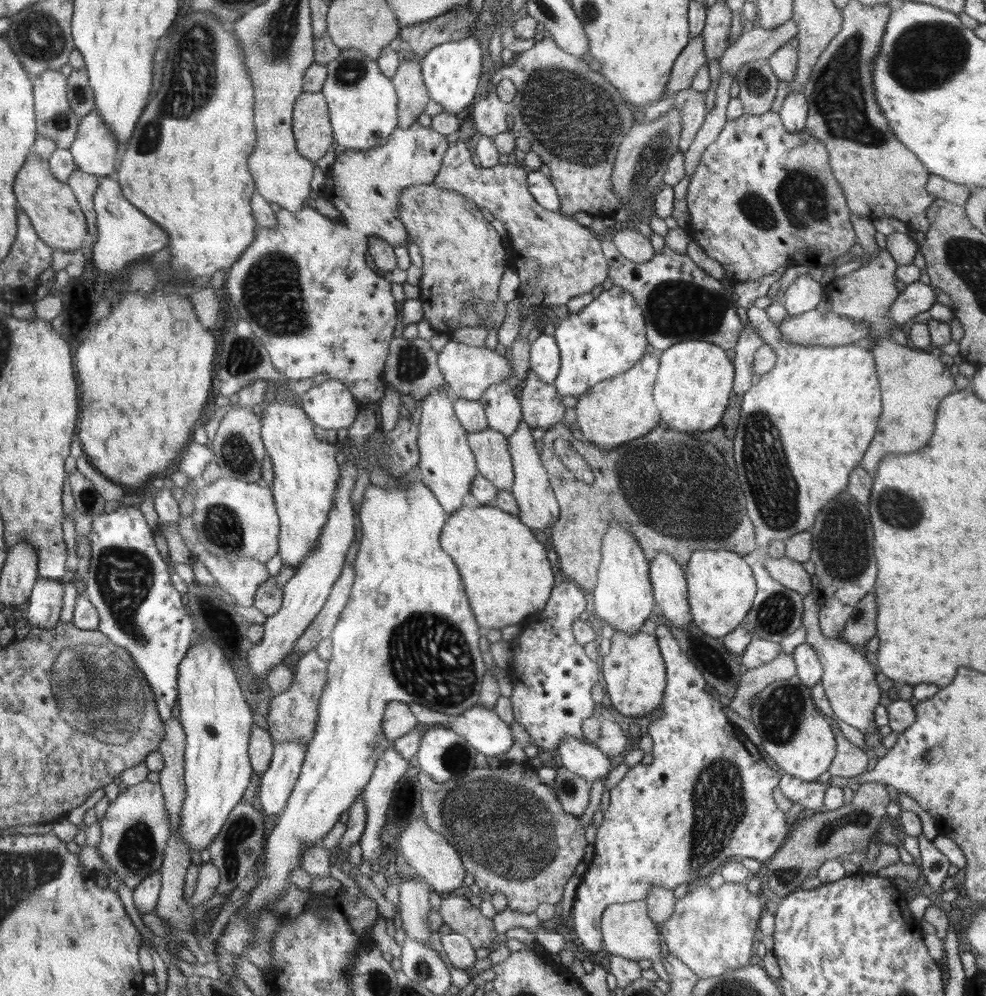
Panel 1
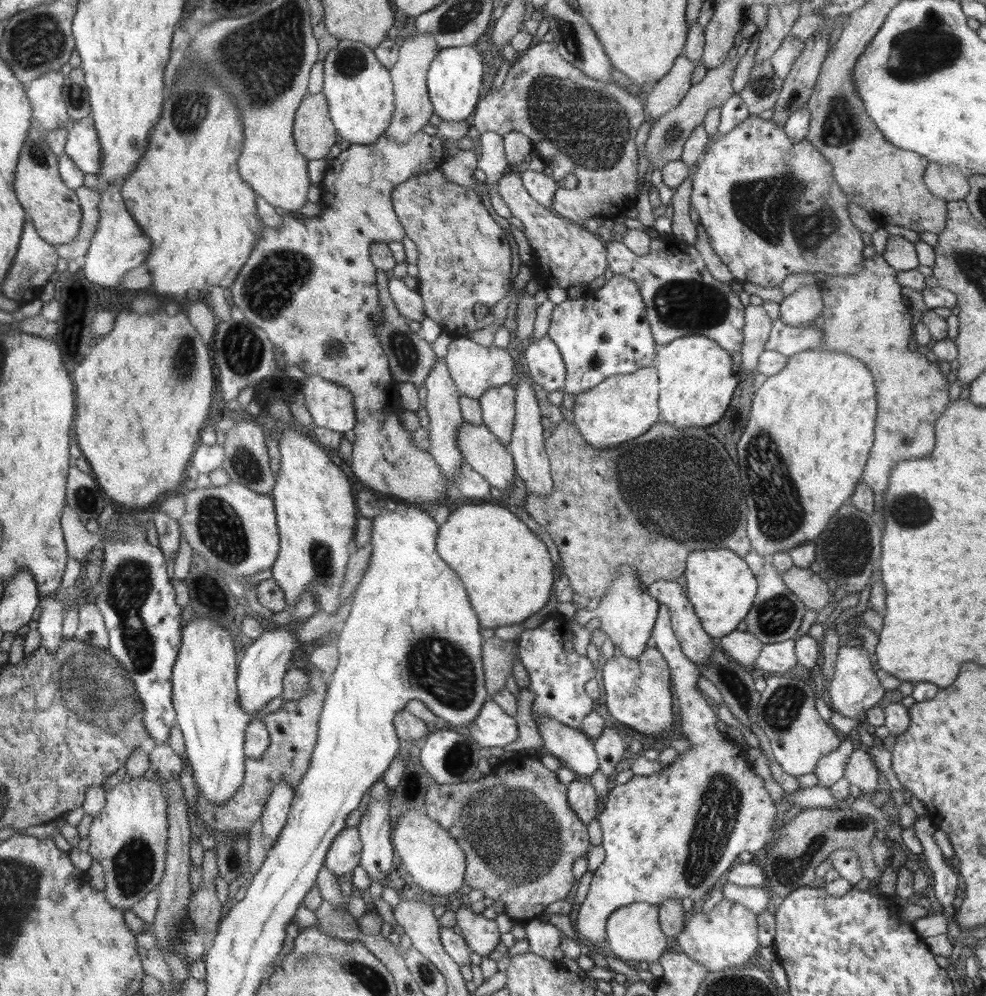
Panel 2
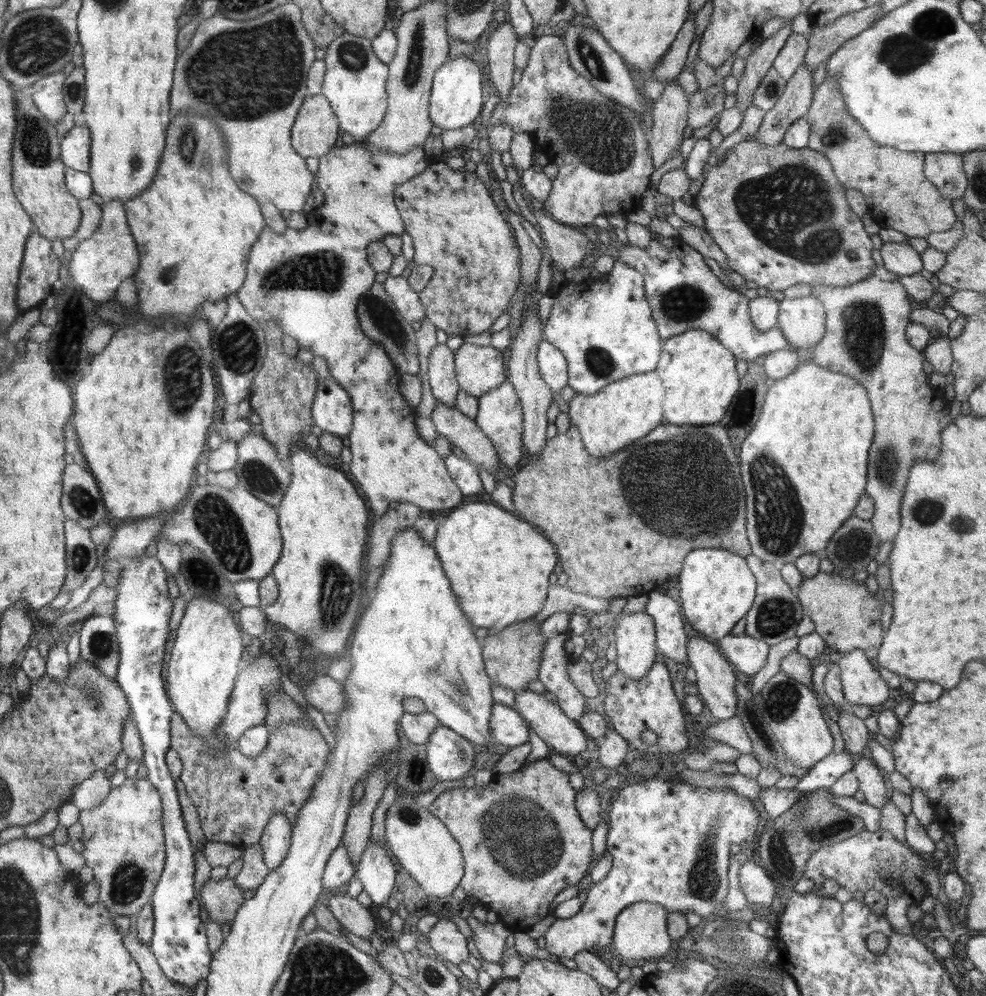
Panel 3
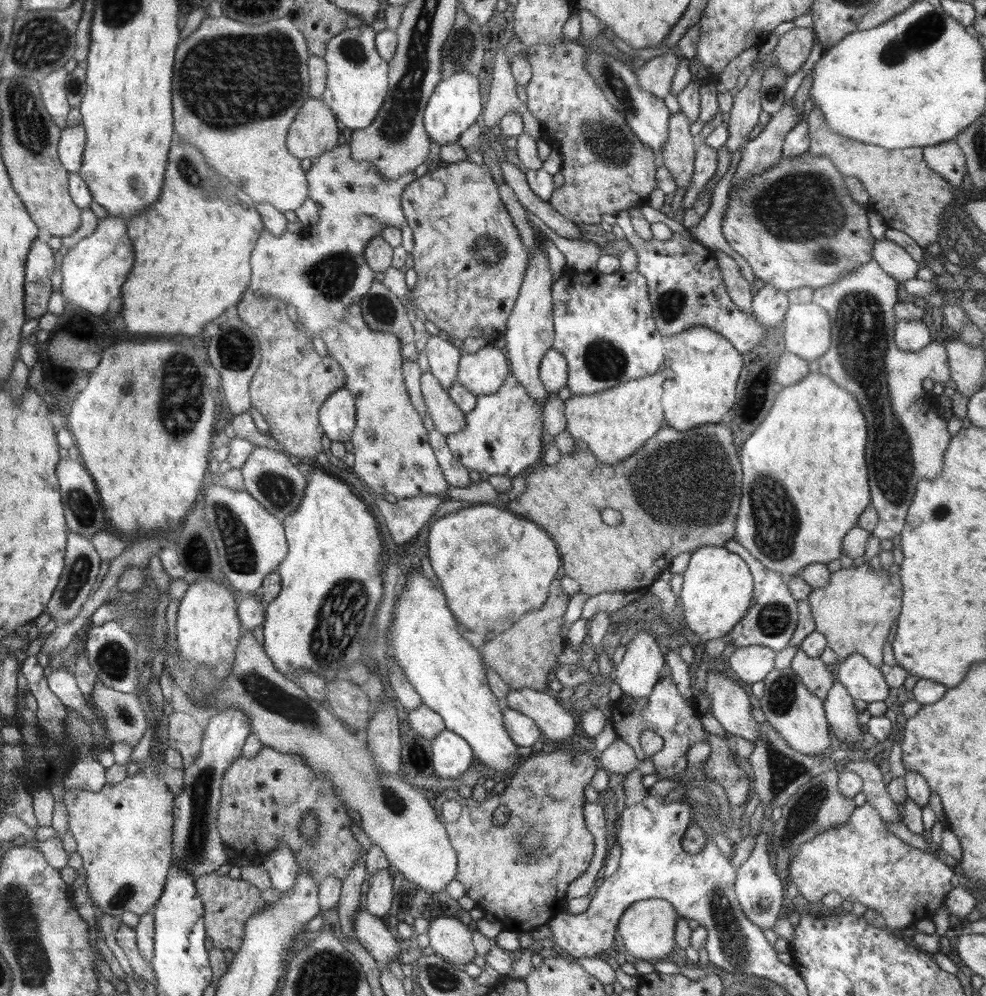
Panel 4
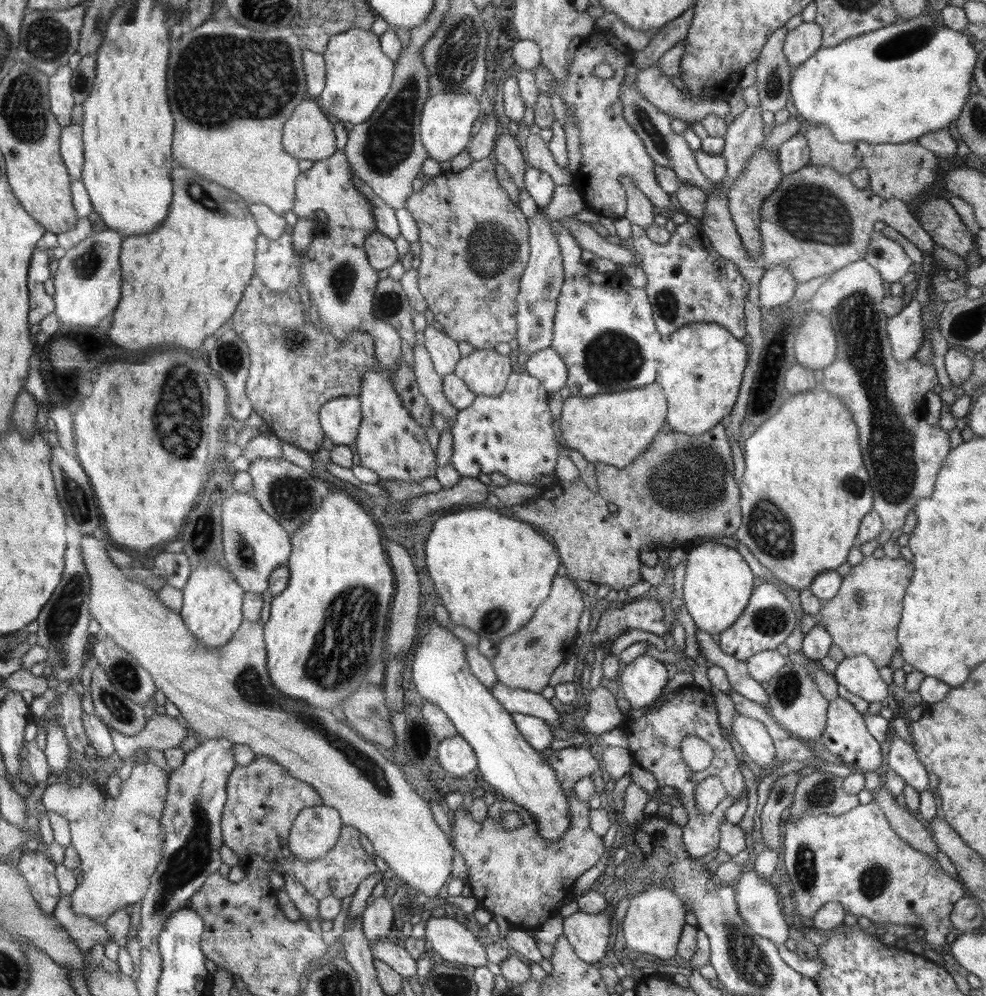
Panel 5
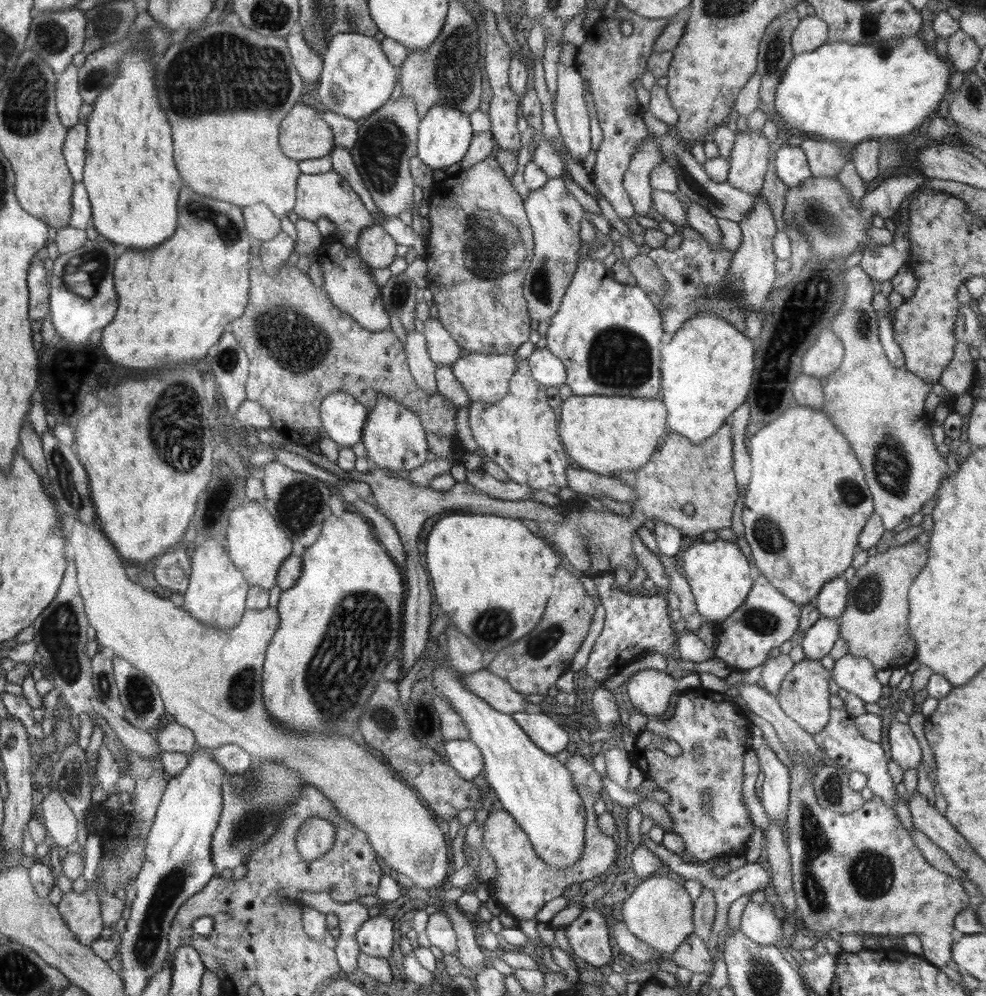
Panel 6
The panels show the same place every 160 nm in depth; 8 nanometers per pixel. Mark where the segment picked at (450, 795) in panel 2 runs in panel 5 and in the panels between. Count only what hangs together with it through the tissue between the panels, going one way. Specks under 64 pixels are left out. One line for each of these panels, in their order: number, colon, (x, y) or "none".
3: (522, 841)
4: (519, 872)
5: (517, 875)

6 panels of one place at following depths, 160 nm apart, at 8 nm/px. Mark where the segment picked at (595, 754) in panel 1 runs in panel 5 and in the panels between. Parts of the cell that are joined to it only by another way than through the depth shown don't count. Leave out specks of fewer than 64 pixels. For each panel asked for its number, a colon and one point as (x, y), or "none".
2: (572, 746)
3: (546, 719)
4: (557, 724)
5: (512, 699)

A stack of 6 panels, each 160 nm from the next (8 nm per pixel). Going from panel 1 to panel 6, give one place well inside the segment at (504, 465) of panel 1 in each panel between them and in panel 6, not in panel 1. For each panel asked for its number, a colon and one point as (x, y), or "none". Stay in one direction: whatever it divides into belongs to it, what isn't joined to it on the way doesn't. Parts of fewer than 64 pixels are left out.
2: (480, 448)
3: (461, 431)
4: (448, 419)
5: (430, 383)
6: (423, 368)

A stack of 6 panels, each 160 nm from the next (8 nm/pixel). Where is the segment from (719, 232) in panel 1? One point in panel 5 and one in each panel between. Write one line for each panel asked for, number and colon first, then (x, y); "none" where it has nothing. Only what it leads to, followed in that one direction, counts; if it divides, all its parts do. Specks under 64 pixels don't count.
2: (771, 207)
3: (780, 215)
4: (787, 242)
5: (816, 221)

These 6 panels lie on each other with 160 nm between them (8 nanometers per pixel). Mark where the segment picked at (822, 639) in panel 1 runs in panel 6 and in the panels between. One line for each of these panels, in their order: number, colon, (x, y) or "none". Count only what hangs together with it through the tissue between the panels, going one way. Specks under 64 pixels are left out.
2: (855, 688)
3: (862, 684)
4: (864, 681)
5: (858, 674)
6: (857, 675)

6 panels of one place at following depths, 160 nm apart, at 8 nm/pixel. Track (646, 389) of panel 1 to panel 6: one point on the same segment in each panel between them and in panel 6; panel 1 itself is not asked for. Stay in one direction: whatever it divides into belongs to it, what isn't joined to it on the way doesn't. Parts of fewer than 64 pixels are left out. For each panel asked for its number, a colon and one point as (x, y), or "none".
2: (622, 407)
3: (622, 412)
4: (614, 423)
5: (614, 428)
6: (604, 434)

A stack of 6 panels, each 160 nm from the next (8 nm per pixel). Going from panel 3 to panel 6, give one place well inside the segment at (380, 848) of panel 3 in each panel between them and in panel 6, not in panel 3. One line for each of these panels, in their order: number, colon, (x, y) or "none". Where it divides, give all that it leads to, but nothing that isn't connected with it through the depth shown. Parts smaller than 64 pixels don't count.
4: (379, 900)
5: (378, 918)
6: (375, 937)

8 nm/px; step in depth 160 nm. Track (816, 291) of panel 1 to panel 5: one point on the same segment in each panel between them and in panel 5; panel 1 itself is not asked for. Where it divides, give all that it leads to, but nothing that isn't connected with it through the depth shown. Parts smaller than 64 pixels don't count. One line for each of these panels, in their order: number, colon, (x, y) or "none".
2: (803, 306)
3: (802, 320)
4: (807, 329)
5: (815, 344)

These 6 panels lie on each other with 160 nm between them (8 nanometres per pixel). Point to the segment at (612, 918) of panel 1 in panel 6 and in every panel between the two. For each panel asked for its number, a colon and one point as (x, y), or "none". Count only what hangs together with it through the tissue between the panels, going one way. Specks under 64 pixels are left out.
2: (633, 931)
3: (640, 933)
4: (647, 928)
5: (653, 923)
6: (659, 912)

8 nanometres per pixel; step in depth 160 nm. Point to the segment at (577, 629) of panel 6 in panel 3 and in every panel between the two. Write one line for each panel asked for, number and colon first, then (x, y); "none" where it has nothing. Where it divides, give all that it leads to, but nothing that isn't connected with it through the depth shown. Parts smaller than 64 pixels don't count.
3: (512, 657)
4: (523, 655)
5: (526, 659)

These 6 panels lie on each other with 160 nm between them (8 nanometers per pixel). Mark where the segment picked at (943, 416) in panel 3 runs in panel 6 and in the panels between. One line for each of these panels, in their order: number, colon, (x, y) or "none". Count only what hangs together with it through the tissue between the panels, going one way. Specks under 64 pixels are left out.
4: (907, 438)
5: (903, 454)
6: (879, 409)

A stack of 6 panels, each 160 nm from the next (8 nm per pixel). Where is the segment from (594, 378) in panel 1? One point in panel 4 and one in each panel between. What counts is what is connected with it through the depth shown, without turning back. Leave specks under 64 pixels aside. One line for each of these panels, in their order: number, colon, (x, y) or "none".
2: (606, 332)
3: (605, 329)
4: (603, 326)

